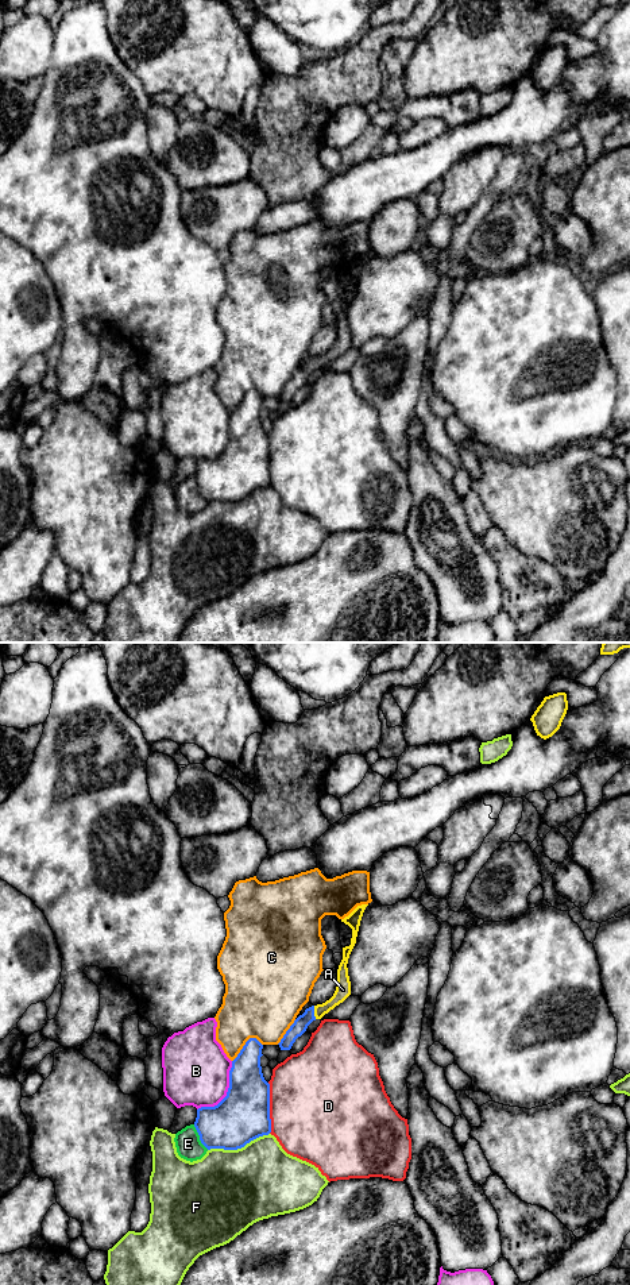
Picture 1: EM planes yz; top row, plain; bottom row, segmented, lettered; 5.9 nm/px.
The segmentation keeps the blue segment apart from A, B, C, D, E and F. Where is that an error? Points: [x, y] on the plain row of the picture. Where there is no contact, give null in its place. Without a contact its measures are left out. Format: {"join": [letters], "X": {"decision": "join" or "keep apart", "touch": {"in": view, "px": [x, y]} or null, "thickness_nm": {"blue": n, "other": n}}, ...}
{"join": ["A"], "A": {"decision": "join", "touch": {"in": "yz", "px": [313, 365]}, "thickness_nm": {"blue": 90, "other": 90}}, "B": {"decision": "keep apart", "touch": {"in": "yz", "px": [227, 444]}, "thickness_nm": {"blue": 320, "other": 400}}, "C": {"decision": "keep apart", "touch": {"in": "yz", "px": [246, 396]}, "thickness_nm": {"blue": 220, "other": 400}}, "D": {"decision": "keep apart", "touch": {"in": "yz", "px": [269, 460]}, "thickness_nm": {"blue": 320, "other": 500}}, "E": {"decision": "keep apart", "touch": {"in": "yz", "px": [200, 489]}, "thickness_nm": {"blue": 300, "other": 150}}, "F": {"decision": "keep apart", "touch": {"in": "yz", "px": [238, 500]}, "thickness_nm": {"blue": 320, "other": 460}}}

